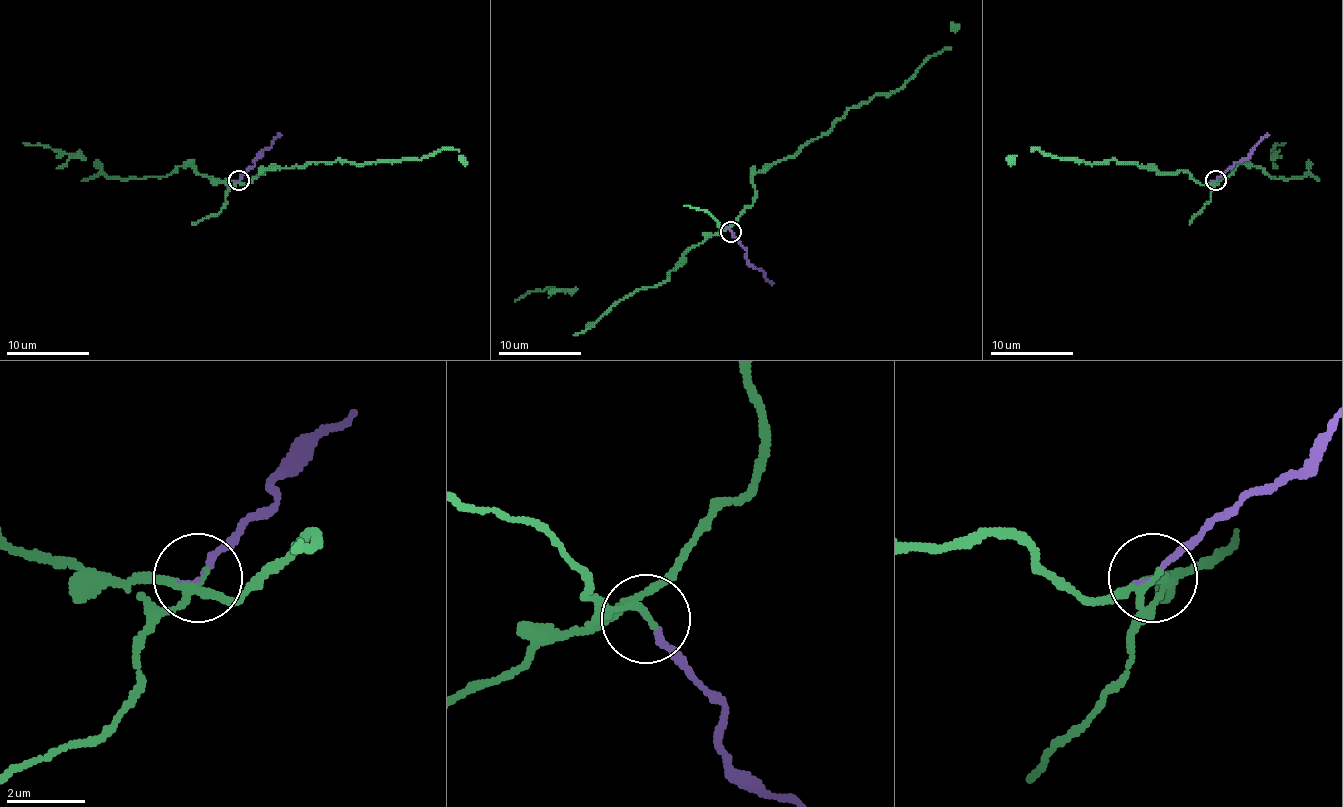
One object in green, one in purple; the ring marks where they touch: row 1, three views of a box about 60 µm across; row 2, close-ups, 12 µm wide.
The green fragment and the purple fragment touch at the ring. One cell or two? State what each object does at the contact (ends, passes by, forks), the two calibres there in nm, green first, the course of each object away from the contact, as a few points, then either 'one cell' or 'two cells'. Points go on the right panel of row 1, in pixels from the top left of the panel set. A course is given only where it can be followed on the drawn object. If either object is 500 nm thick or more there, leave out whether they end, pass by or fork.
green forks there; purple ends there; 150 nm thick on the green side, 130 nm on the other; green runs (1215, 181), (1200, 185), (1188, 172), (1092, 164), (1039, 149), (1017, 156), (1010, 166); purple runs (1215, 181), (1233, 164), (1244, 160), (1267, 133); two cells

